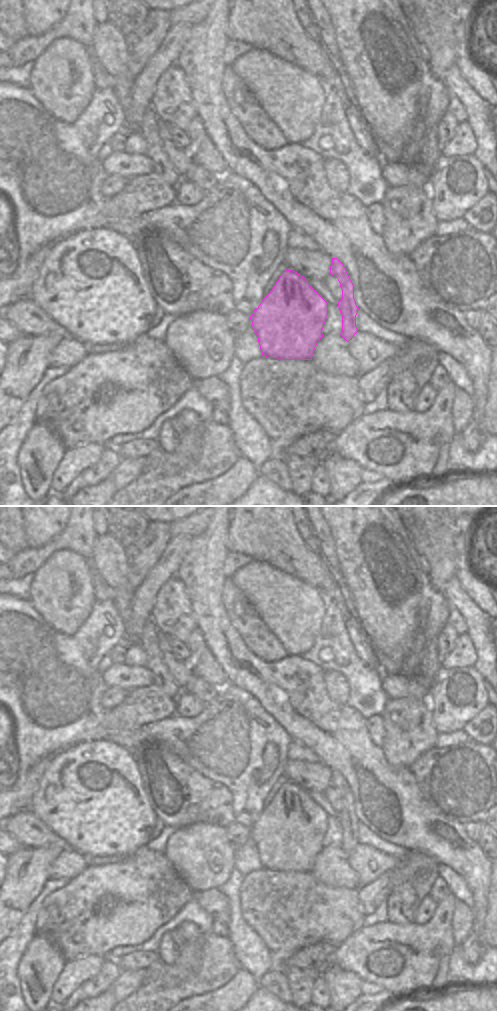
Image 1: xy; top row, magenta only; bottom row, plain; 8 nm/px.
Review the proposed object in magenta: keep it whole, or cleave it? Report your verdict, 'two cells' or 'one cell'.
one cell

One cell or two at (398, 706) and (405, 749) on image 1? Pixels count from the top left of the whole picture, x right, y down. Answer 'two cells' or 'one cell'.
one cell

